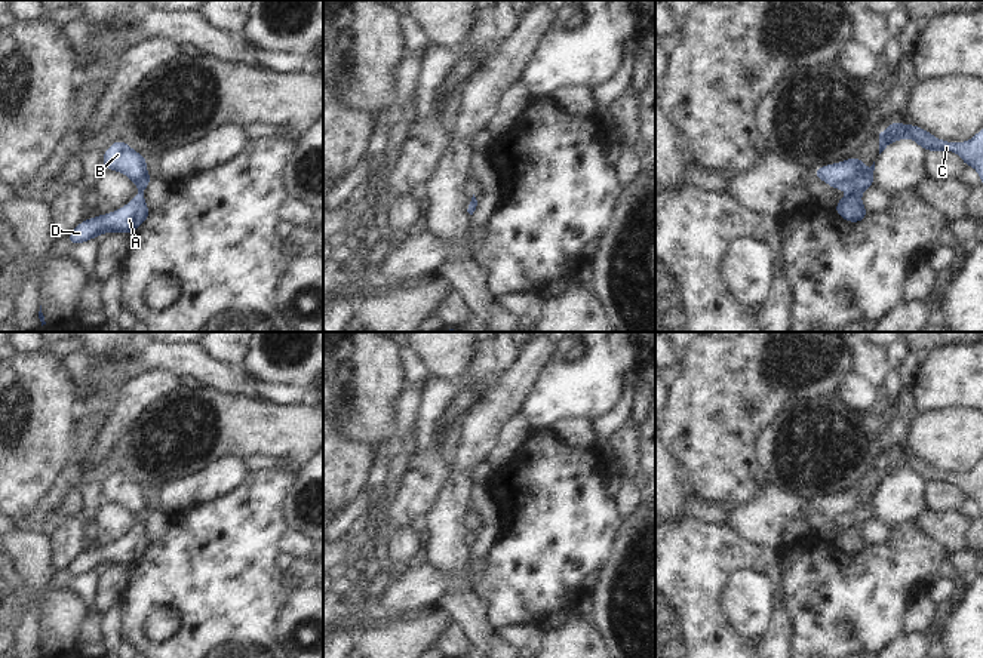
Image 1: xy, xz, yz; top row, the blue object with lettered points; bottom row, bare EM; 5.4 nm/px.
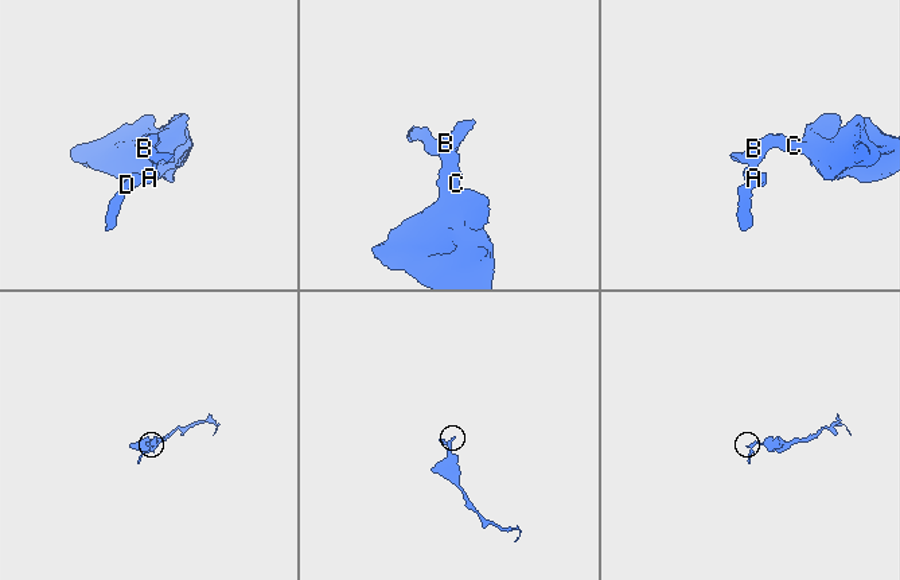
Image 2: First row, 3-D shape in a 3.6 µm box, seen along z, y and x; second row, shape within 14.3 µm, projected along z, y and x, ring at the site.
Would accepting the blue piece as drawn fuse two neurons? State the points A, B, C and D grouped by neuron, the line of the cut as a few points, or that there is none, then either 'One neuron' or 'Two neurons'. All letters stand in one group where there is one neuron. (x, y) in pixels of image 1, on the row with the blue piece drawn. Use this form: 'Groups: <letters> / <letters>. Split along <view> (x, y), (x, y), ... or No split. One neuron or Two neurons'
Groups: A B C D. No split. One neuron

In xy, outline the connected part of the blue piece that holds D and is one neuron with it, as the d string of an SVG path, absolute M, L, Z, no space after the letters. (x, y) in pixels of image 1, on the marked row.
M117 139L104 151L102 167L122 172L139 191L133 200L119 210L105 215L99 213L96 218L86 218L76 225L67 237L70 245L82 245L90 239L98 239L102 233L132 234L151 213L144 197L145 188L153 181L147 170L145 156L130 148L123 139Z

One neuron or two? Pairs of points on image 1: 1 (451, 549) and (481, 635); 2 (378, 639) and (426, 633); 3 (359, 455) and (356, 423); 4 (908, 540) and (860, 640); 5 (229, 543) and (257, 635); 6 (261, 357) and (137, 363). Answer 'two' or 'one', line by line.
1: one
2: one
3: two
4: one
5: one
6: two

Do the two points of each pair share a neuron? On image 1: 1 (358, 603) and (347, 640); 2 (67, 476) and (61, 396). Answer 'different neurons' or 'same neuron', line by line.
1: same neuron
2: different neurons

